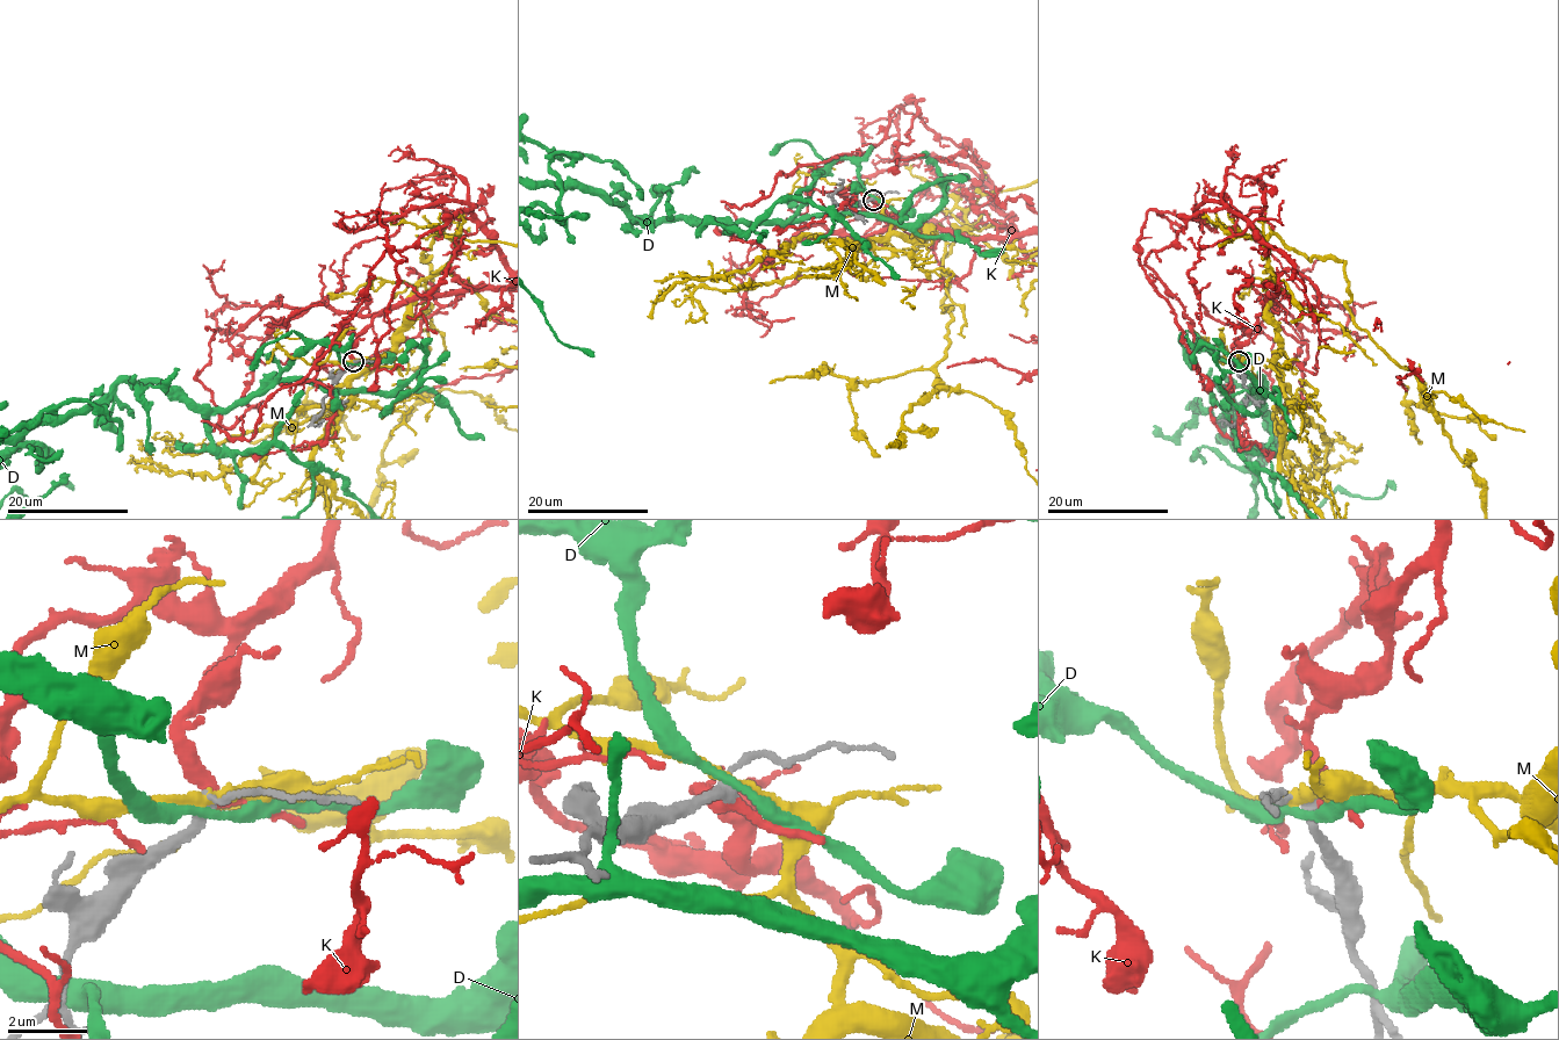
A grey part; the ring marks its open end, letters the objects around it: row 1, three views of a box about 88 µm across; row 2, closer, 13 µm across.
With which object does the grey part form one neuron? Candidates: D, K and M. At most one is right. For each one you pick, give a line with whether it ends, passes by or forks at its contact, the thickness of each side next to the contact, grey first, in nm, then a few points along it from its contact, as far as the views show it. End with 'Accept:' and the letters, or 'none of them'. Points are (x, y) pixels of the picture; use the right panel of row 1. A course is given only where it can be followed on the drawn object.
K: It passes by. Thickness 280 nm (grey) against 280 nm
Accept: K

